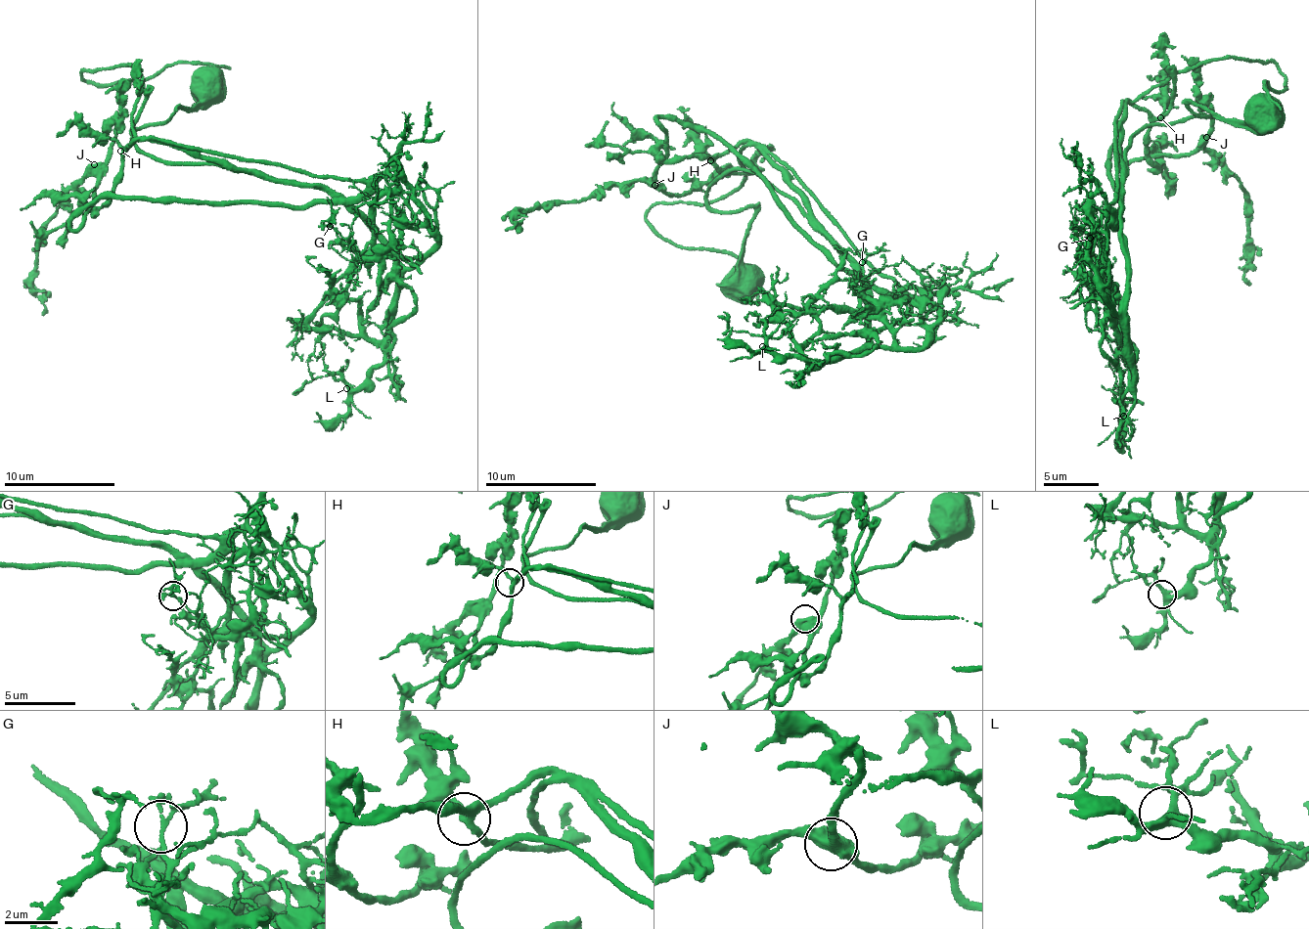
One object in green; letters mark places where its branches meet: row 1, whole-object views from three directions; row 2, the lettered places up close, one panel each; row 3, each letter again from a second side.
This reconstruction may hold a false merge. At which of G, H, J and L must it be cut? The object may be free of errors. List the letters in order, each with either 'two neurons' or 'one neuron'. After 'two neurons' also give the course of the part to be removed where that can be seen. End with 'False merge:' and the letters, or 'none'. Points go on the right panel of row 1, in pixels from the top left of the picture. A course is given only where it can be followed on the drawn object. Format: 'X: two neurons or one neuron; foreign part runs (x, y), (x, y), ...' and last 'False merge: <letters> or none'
G: two neurons; foreign part runs (1091, 238), (1102, 276), (1124, 102), (1232, 56), (1280, 67), (1286, 89), (1263, 83), (1282, 110)
H: one neuron
J: one neuron
L: one neuron
False merge: G

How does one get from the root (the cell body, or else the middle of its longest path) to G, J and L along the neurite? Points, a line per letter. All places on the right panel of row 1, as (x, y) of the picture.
G: (1261, 114), (1191, 104), (1208, 115), (1139, 130), (1117, 156), (1121, 216), (1098, 228), (1101, 277), (1091, 238)
J: (1261, 114), (1263, 83), (1288, 87), (1280, 67), (1204, 60), (1177, 74), (1148, 155), (1206, 137)
L: (1261, 114), (1229, 119), (1191, 104), (1208, 115), (1146, 126), (1117, 156), (1131, 367), (1123, 416)

